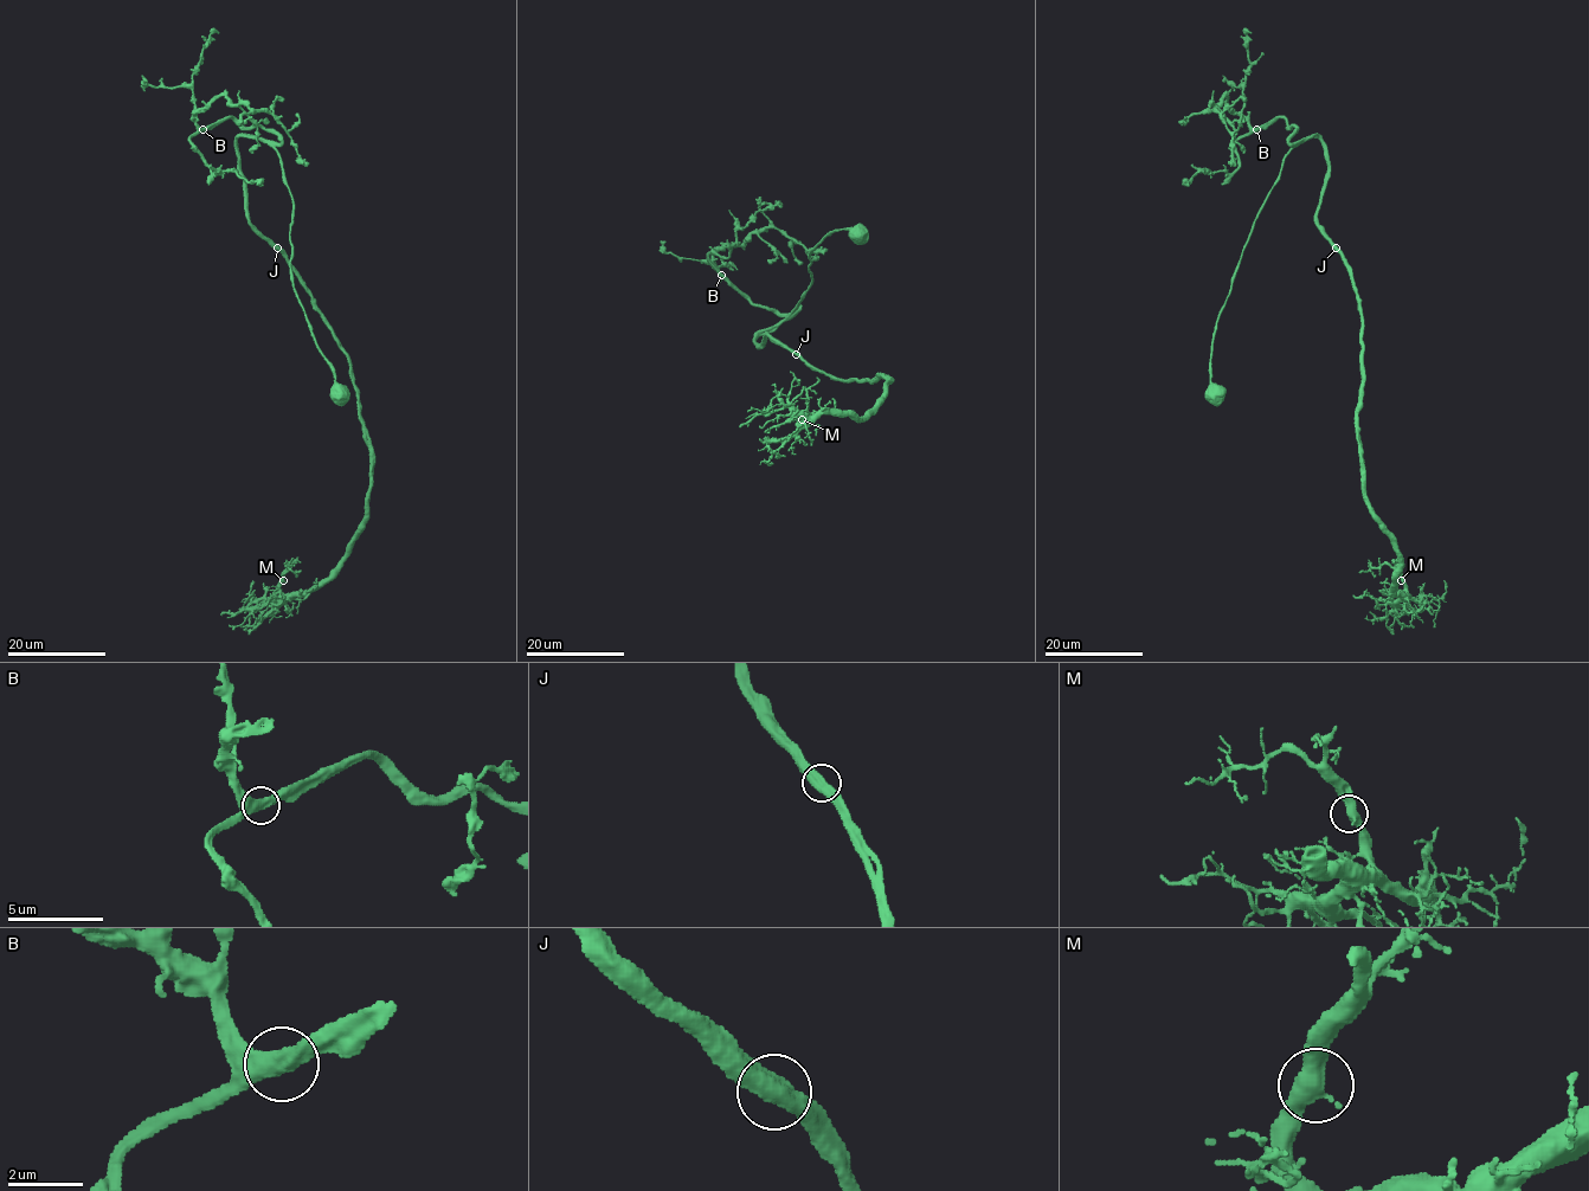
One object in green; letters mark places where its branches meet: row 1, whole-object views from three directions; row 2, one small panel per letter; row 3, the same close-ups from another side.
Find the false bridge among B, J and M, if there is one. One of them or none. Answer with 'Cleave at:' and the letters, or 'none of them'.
Cleave at: none of them

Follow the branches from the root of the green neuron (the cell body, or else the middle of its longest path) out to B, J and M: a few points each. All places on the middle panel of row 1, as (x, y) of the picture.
B: (859, 233), (837, 229), (810, 252), (811, 284), (793, 310), (799, 308), (790, 314), (753, 306), (721, 275)
J: (859, 233), (824, 238), (797, 306), (756, 338), (796, 354)
M: (859, 233), (810, 252), (810, 287), (756, 342), (887, 388), (862, 417), (802, 419)

